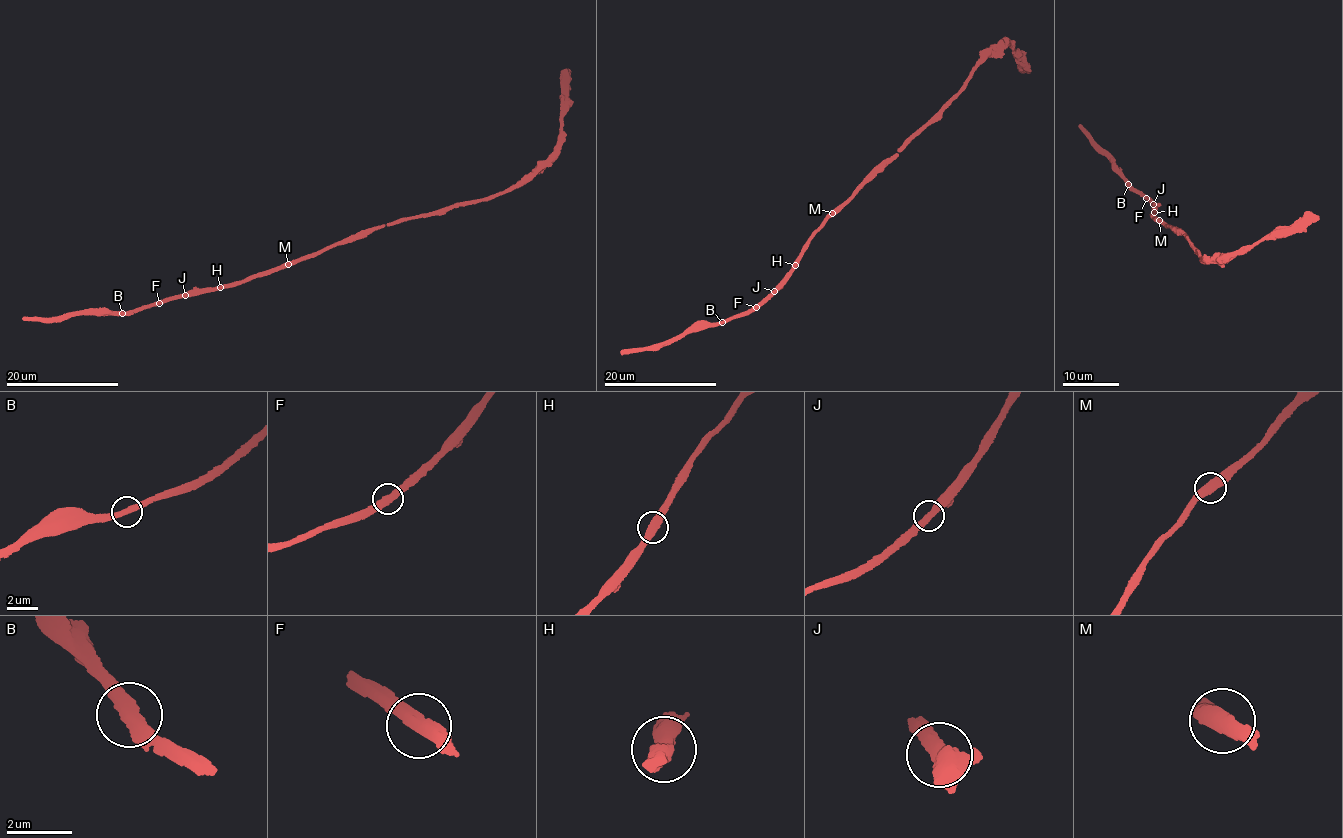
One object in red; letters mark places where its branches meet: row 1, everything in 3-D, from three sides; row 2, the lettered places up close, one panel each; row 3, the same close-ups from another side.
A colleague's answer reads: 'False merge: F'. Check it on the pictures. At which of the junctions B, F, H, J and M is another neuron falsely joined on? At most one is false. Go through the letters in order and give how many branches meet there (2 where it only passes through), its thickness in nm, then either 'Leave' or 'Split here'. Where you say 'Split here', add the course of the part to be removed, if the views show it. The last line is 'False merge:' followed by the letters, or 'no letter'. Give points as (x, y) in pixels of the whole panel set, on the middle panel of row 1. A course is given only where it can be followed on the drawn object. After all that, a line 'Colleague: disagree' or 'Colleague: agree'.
B: Branches: 2. Thickness 380 nm. Leave
F: Branches: 2. Thickness 400 nm. Leave
H: Branches: 2. Thickness 440 nm. Leave
J: Branches: 2. Thickness 420 nm. Leave
M: Branches: 2. Thickness 550 nm. Leave
False merge: no letter
Colleague: disagree

